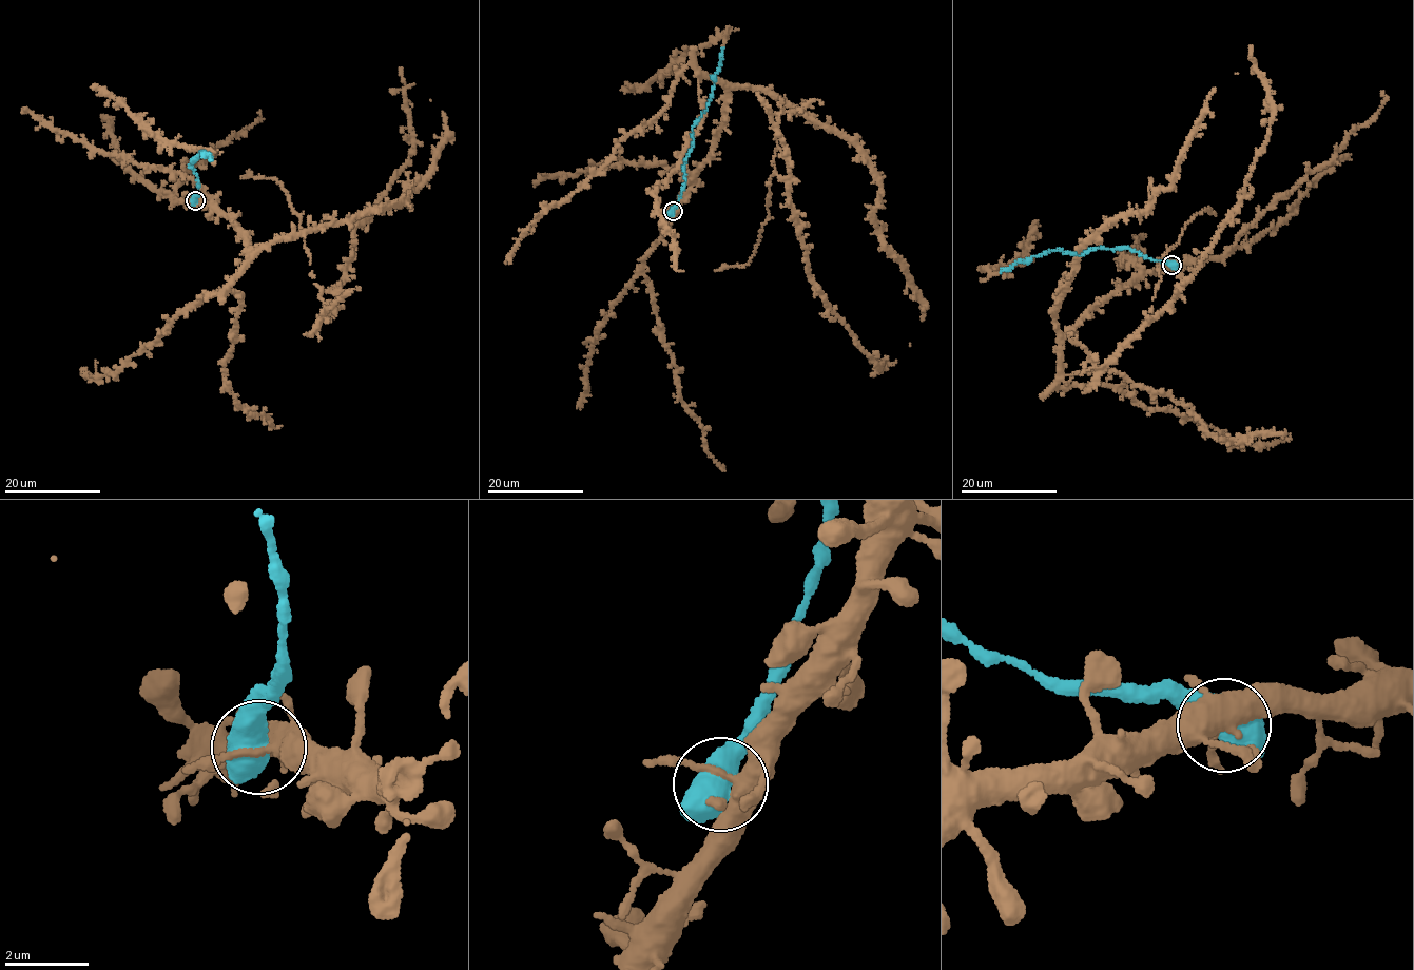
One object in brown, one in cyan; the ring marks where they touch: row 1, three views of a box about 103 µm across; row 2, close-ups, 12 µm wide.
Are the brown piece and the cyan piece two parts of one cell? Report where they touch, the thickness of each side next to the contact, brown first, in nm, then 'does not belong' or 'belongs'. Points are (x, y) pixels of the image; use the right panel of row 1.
place (1172, 265); calibres 320 and 600 nm; belongs

